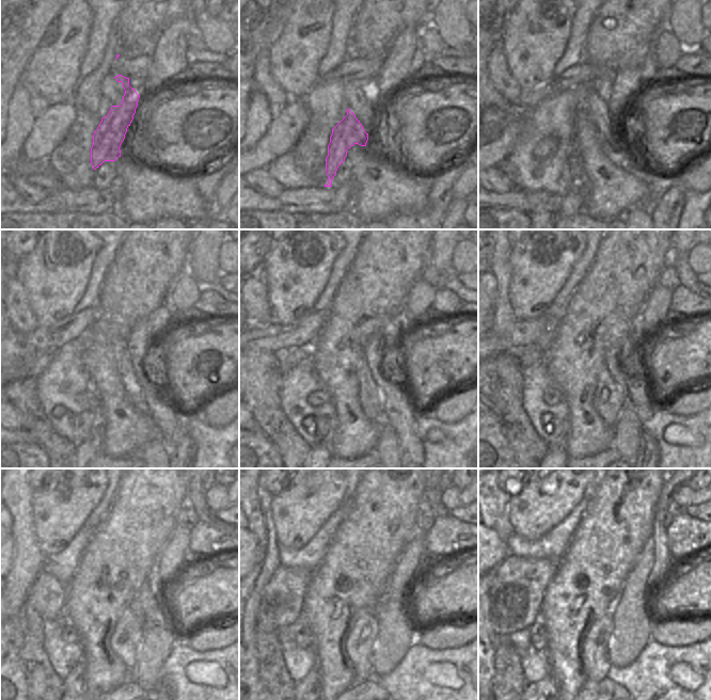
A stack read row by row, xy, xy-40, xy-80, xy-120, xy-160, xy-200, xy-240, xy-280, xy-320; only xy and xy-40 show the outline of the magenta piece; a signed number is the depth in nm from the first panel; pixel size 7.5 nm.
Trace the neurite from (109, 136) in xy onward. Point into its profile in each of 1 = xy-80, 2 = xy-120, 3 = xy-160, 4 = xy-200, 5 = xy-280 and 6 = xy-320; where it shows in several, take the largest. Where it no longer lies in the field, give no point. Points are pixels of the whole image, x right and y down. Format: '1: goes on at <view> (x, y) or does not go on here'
1: goes on at xy-80 (566, 179)
2: goes on at xy-120 (85, 418)
3: goes on at xy-160 (321, 430)
4: goes on at xy-200 (558, 434)
5: goes on at xy-280 (311, 685)
6: goes on at xy-320 (547, 685)

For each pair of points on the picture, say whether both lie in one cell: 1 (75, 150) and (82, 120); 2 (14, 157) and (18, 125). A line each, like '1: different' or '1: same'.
1: same
2: same

